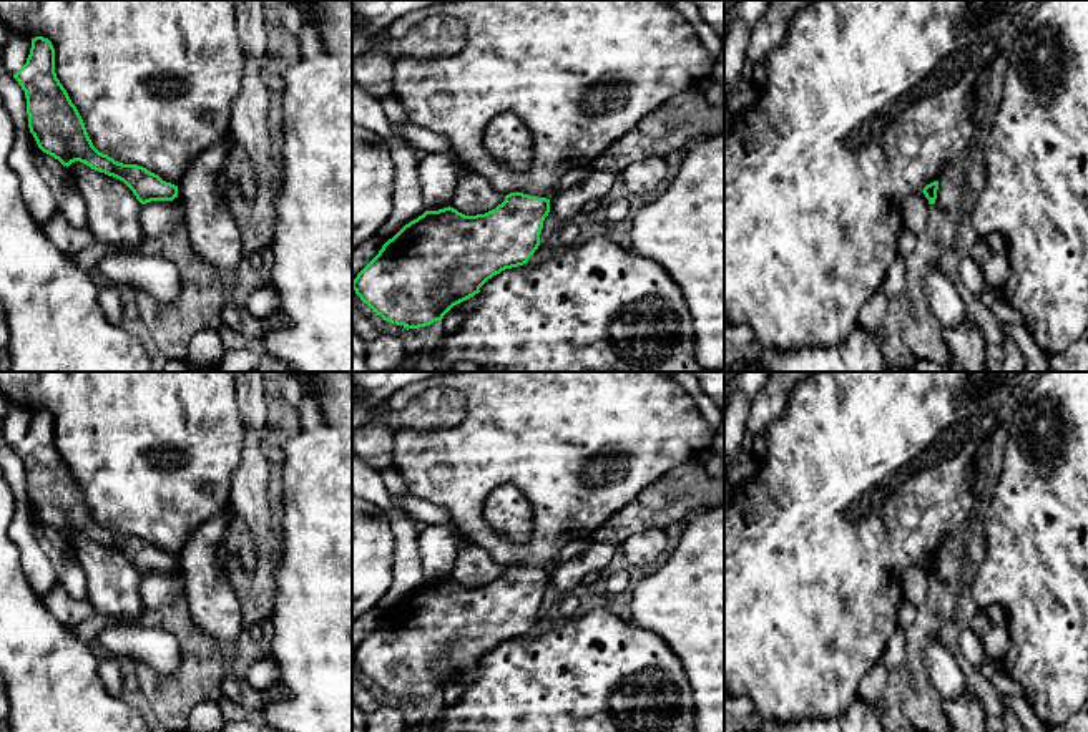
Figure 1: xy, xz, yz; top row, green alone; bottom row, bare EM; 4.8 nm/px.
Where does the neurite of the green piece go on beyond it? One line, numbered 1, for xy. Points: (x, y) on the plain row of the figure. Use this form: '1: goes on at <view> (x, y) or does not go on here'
1: does not go on here

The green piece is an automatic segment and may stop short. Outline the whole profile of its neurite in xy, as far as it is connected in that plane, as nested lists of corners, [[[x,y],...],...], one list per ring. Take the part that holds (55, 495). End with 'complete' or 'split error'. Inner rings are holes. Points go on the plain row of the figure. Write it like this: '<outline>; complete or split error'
[[[32,410],[27,435],[13,447],[27,470],[28,500],[38,520],[63,538],[75,533],[123,553],[141,576],[173,573],[178,558],[138,536],[123,536],[100,525],[55,445],[55,420],[48,410]]]; complete

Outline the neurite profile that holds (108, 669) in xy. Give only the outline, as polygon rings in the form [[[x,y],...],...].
[[[113,656],[101,657],[98,661],[98,676],[110,695],[121,697],[123,676],[116,657]]]

